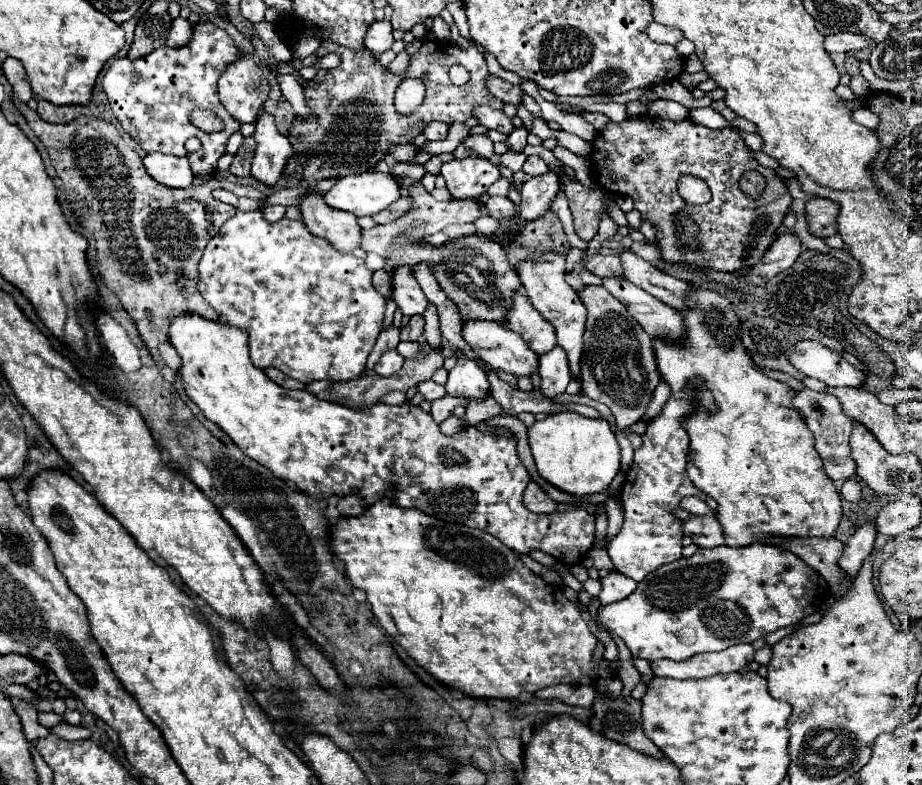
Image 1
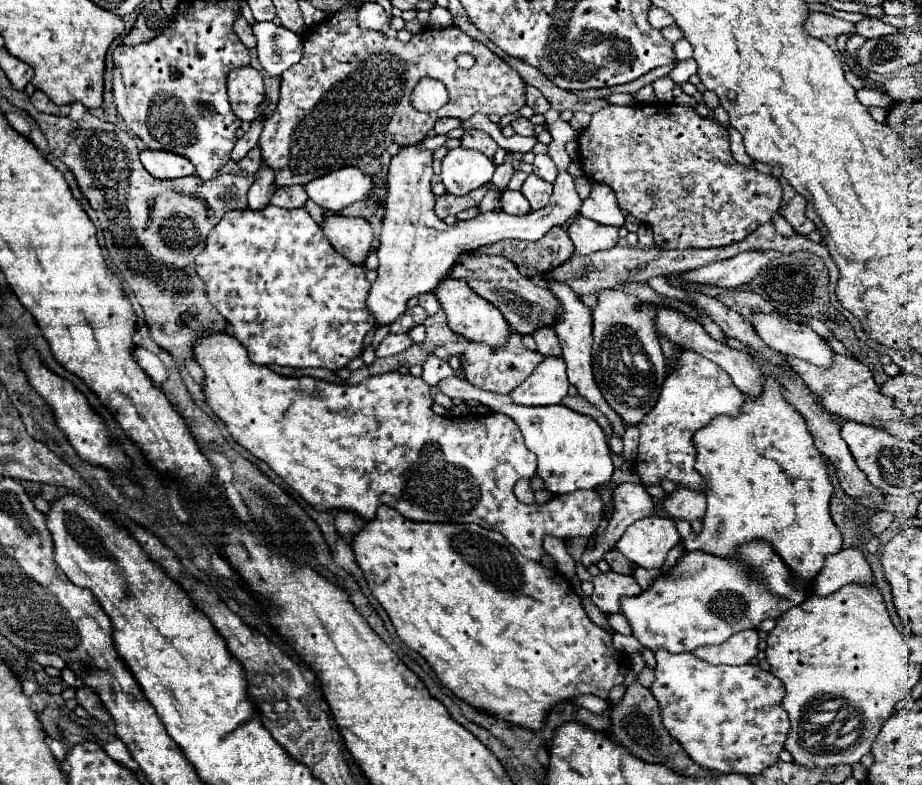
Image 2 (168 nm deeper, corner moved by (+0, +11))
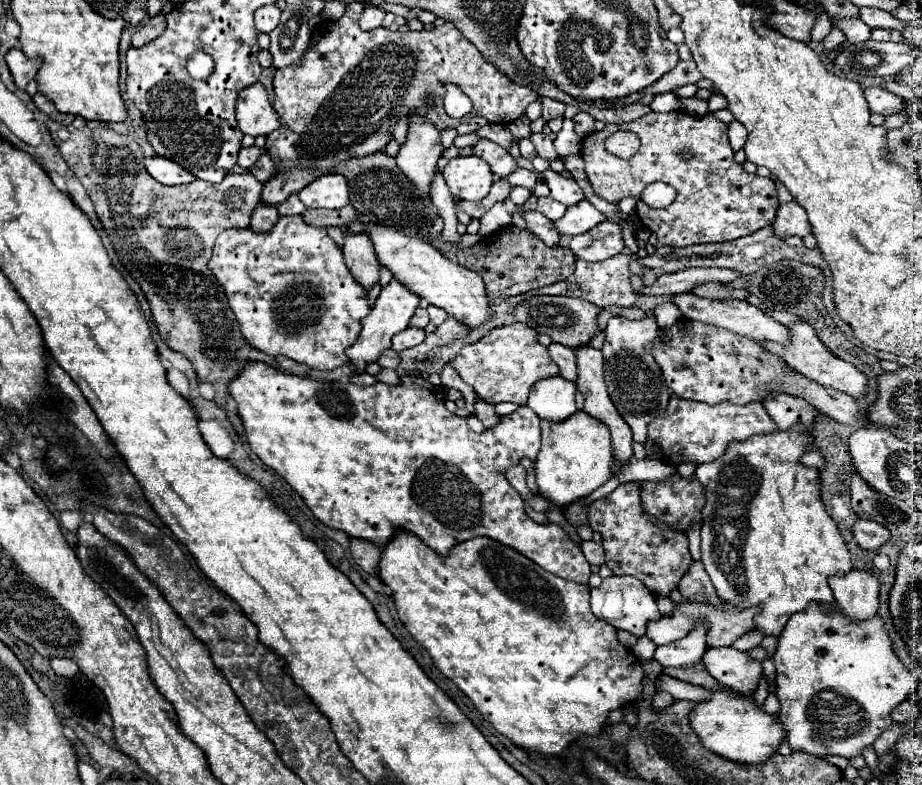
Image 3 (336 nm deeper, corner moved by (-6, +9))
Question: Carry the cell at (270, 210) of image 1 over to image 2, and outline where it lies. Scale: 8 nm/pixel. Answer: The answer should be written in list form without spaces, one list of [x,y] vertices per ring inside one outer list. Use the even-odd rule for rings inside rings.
[[[278,187],[270,203],[282,209],[296,209],[296,207],[304,207],[306,199],[308,197],[304,187]]]

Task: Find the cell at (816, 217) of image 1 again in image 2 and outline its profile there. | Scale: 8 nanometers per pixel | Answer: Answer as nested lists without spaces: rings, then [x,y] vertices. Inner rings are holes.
[[[794,195],[794,199],[780,213],[788,219],[788,223],[794,227],[794,231],[804,233],[804,235],[814,231],[814,221],[810,221],[806,217],[806,197]]]

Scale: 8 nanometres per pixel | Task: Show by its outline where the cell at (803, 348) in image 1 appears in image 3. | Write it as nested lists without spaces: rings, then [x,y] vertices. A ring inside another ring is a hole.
[[[680,293],[680,295],[672,297],[672,303],[682,311],[682,315],[686,319],[692,319],[692,321],[718,325],[718,327],[736,331],[740,335],[748,335],[748,337],[758,339],[758,341],[764,341],[764,339],[766,341],[776,341],[776,343],[788,343],[790,341],[790,331],[782,323],[770,319],[758,307],[754,307],[754,305],[750,305],[746,301],[714,301],[714,299],[698,297],[694,293]]]

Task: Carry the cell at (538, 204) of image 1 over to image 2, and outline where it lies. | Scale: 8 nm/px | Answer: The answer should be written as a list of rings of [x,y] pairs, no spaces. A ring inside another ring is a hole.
[[[530,173],[522,185],[522,195],[528,199],[532,209],[542,209],[548,205],[550,197],[552,197],[552,189],[554,189],[554,185],[550,185],[548,181],[542,181],[538,175]]]

